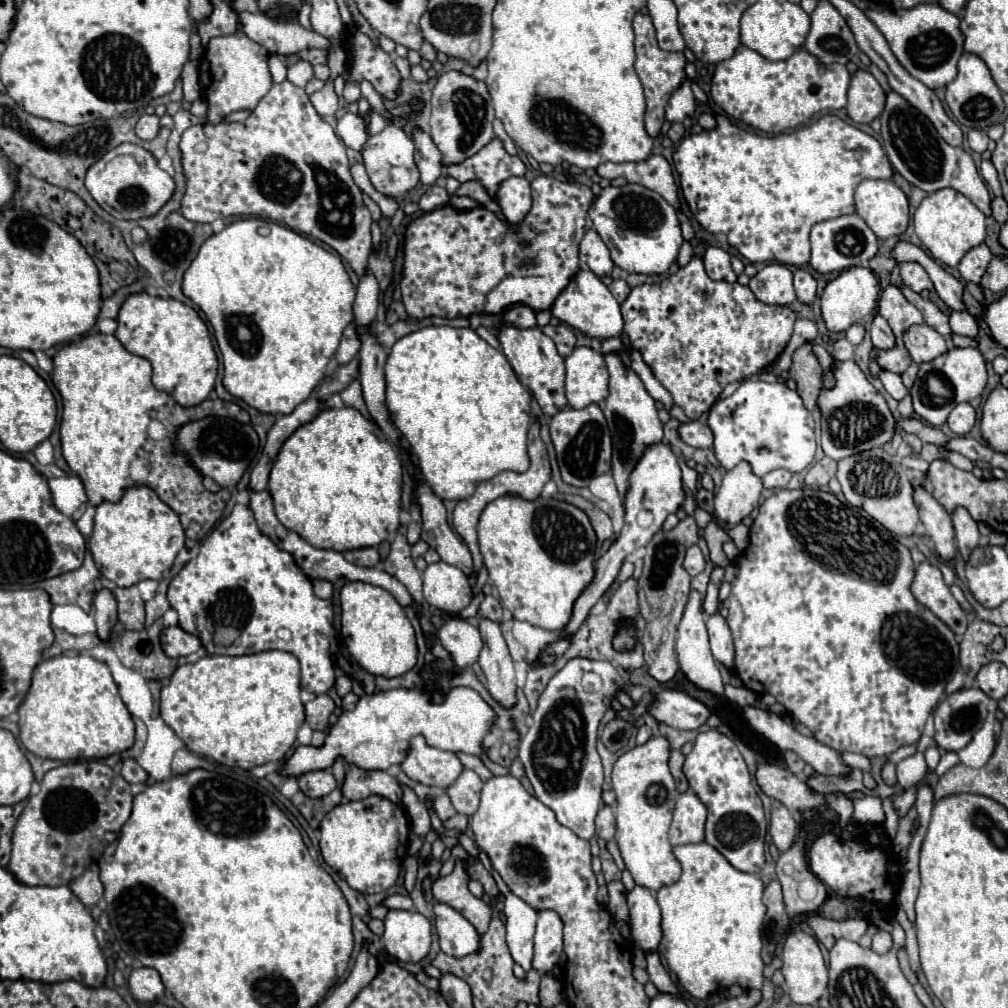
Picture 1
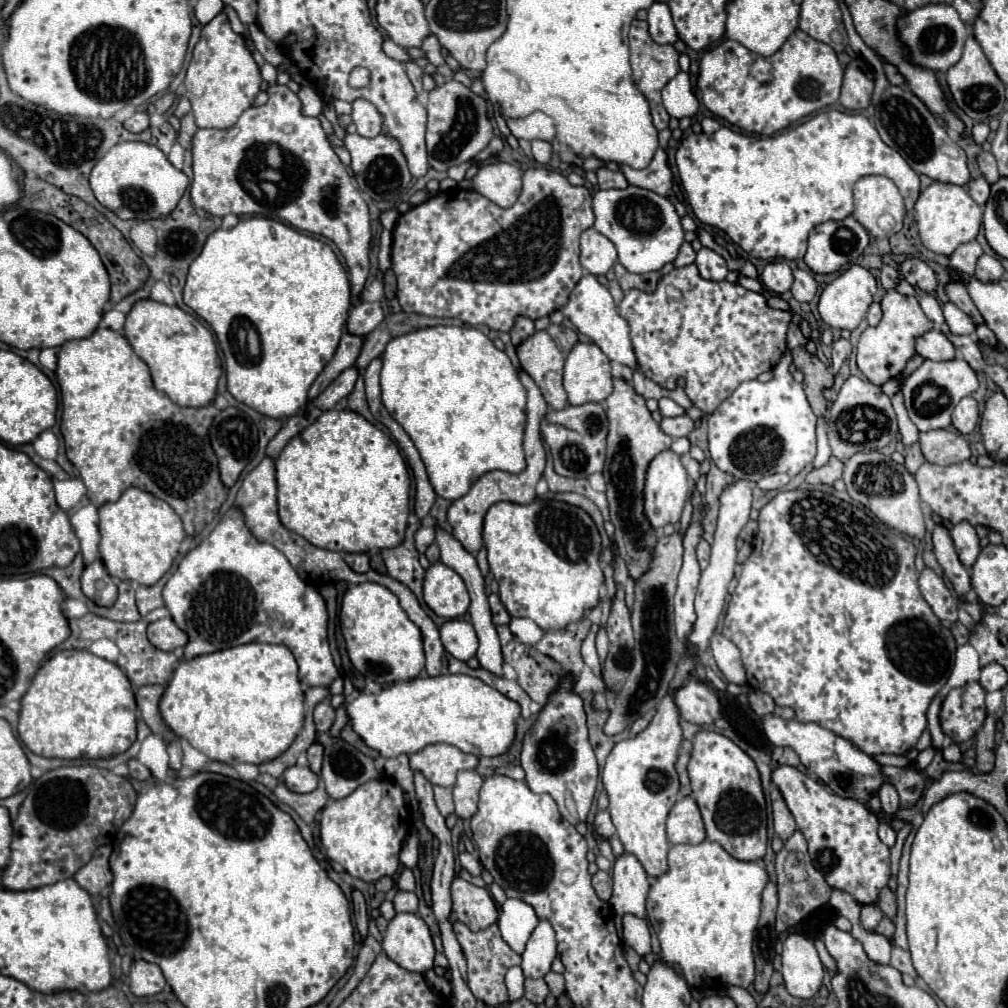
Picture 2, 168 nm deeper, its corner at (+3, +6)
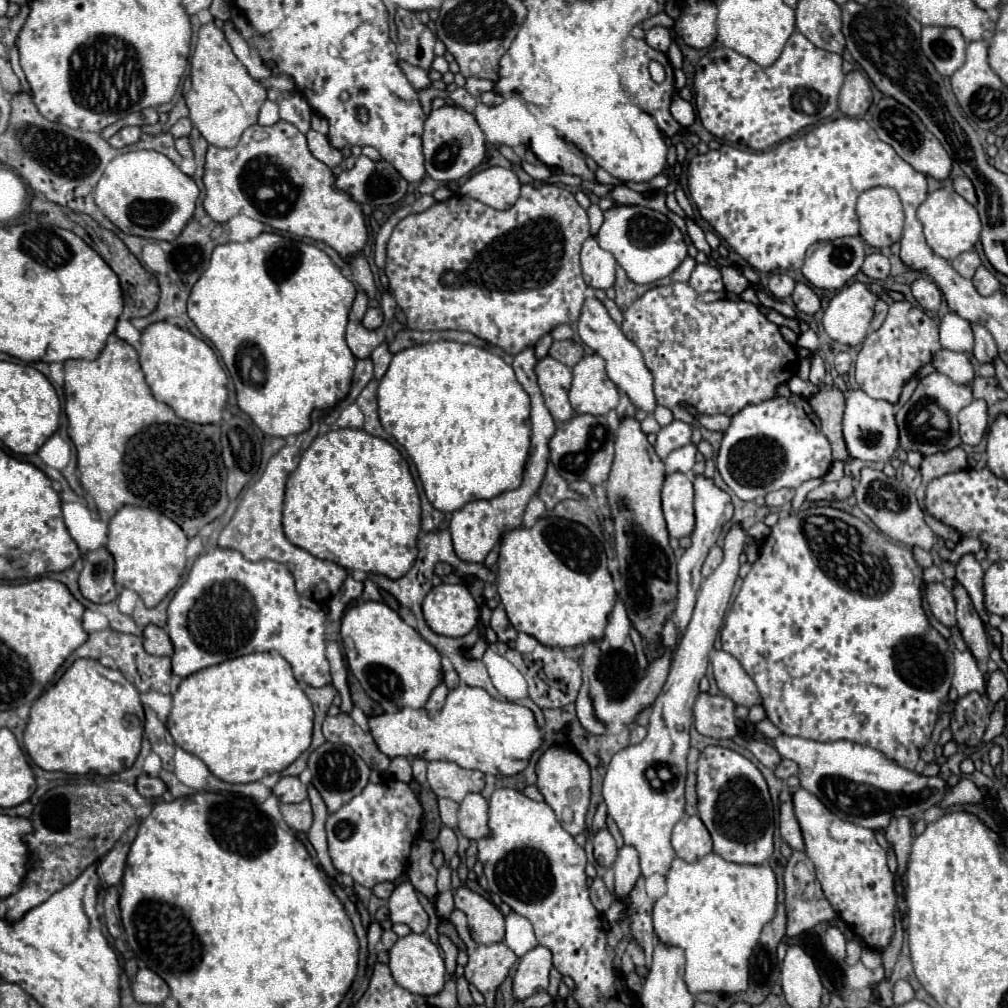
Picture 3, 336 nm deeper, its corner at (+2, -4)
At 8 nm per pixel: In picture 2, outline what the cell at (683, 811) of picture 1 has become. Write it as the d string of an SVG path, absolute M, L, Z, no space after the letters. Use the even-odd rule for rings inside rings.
M684 796L672 806L666 822L666 832L672 844L700 844L706 838L704 822L692 796Z

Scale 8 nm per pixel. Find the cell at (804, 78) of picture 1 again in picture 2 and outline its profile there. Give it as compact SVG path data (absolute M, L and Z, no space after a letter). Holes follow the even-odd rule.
M796 30L770 58L750 52L730 38L722 40L702 56L698 88L702 90L704 106L712 114L748 132L770 136L834 104L840 96L842 76L844 66L838 62L834 50Z

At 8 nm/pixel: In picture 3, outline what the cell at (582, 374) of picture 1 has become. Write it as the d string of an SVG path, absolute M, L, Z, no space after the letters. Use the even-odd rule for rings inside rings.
M585 356L573 368L573 384L569 390L571 406L577 414L607 414L619 404L619 390L605 374L601 356Z

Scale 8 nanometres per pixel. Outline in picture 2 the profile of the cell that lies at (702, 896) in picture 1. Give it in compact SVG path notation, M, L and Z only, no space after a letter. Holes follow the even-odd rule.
M704 840L700 844L674 844L668 852L668 872L656 880L648 894L648 920L658 934L664 960L688 982L688 986L711 987L711 980L748 988L754 982L752 940L760 918L760 894L768 876L762 862L742 862L732 858L720 844Z

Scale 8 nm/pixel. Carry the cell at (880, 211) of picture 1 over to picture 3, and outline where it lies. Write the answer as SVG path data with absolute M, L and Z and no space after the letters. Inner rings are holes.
M869 188L857 200L861 238L877 248L887 250L903 234L903 206L893 188Z

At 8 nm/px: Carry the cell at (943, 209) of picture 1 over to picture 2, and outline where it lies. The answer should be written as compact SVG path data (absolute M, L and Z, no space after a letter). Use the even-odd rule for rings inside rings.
M932 182L914 204L914 220L922 244L936 254L950 256L960 244L970 242L978 236L982 226L982 208L970 198L966 188Z

